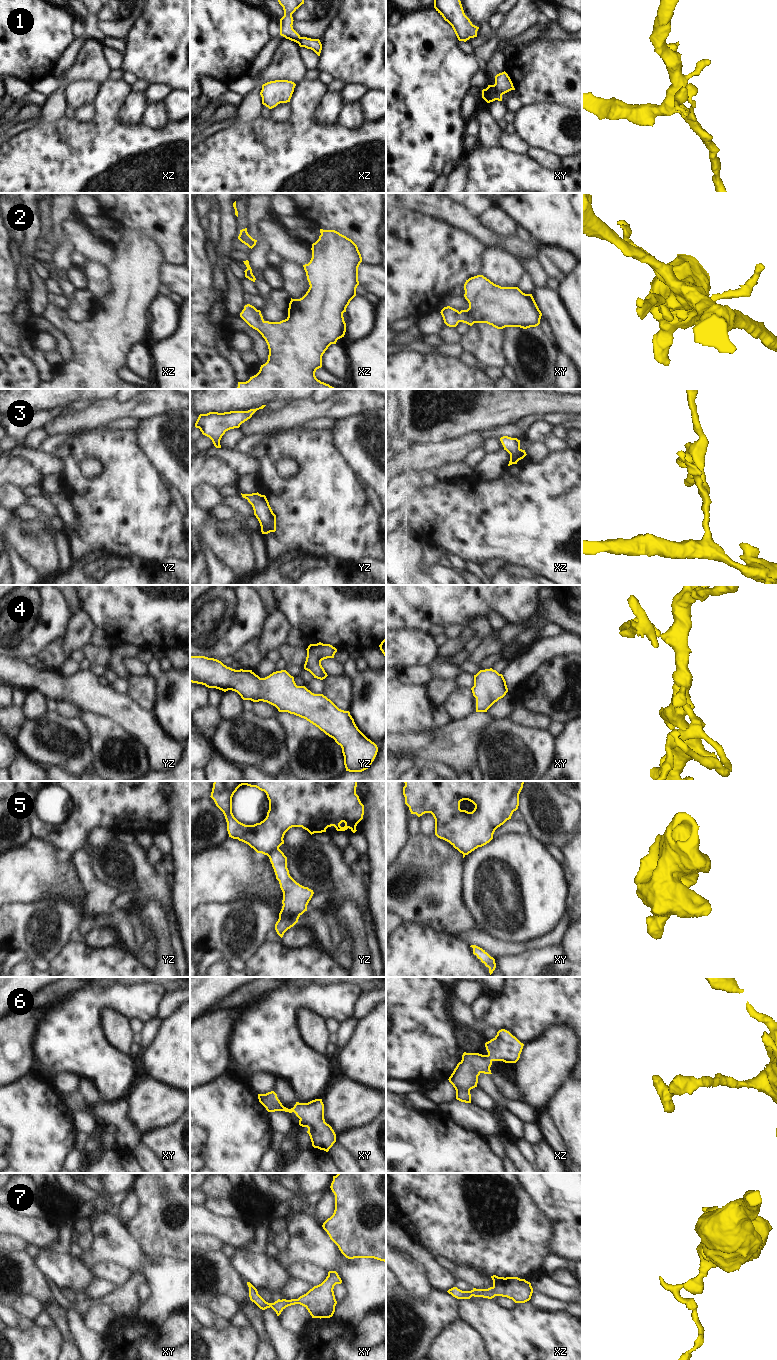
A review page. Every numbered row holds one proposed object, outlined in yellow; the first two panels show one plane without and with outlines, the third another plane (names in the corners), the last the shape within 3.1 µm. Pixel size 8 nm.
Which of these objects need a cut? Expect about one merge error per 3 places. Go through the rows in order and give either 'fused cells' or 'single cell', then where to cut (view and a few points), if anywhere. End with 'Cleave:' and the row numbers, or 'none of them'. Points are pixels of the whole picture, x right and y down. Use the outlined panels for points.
1: fused cells; cut xy (493, 85), (496, 91), (496, 99)
2: single cell; cut none
3: single cell; cut none
4: single cell; cut none
5: fused cells; cut yz (278, 848), (275, 848), (267, 855)
6: single cell; cut none
7: single cell; cut none
Cleave: 1, 5

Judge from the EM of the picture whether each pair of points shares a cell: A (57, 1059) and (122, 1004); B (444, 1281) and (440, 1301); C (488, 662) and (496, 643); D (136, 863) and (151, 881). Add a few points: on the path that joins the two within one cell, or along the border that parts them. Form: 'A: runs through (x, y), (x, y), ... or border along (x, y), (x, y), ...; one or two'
A: runs through (65, 1040), (103, 1004); one
B: border along (434, 1288), (446, 1291); two
C: border along (501, 652), (488, 655), (475, 663); two
D: runs through (137, 867), (147, 877); one

